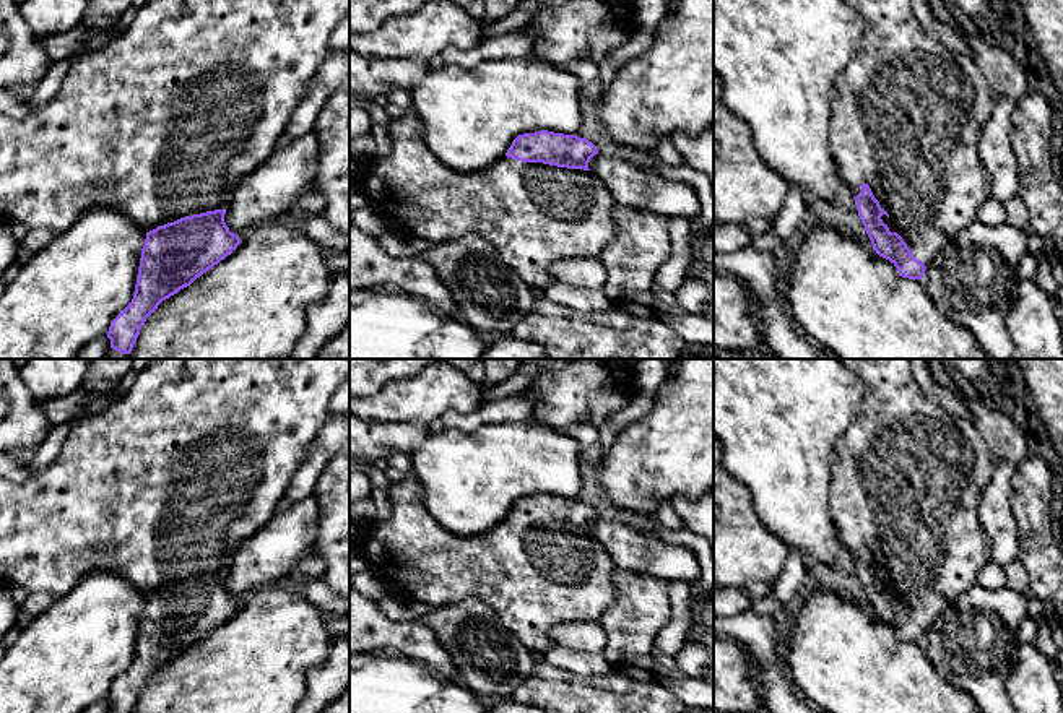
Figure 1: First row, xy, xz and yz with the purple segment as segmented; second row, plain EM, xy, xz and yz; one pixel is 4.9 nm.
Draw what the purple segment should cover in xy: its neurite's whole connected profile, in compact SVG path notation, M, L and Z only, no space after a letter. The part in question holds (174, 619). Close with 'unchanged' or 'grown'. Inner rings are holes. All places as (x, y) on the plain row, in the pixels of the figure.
M154 359L135 375L133 385L124 398L112 401L96 416L73 422L57 458L37 476L29 476L24 482L0 479L0 581L21 586L28 593L62 598L94 570L112 570L127 578L146 598L133 663L111 685L107 695L112 713L133 713L141 690L163 664L190 650L237 612L241 603L224 586L232 552L280 510L284 492L301 468L310 442L332 417L330 403L335 391L348 378L349 359Z | grown

